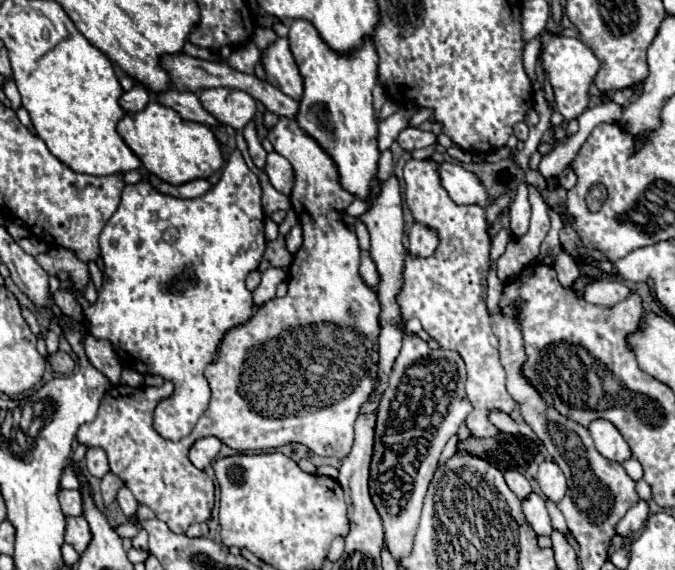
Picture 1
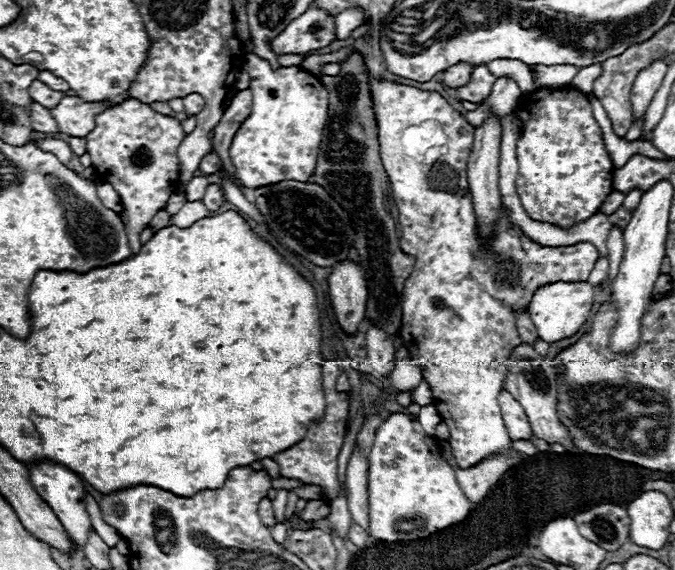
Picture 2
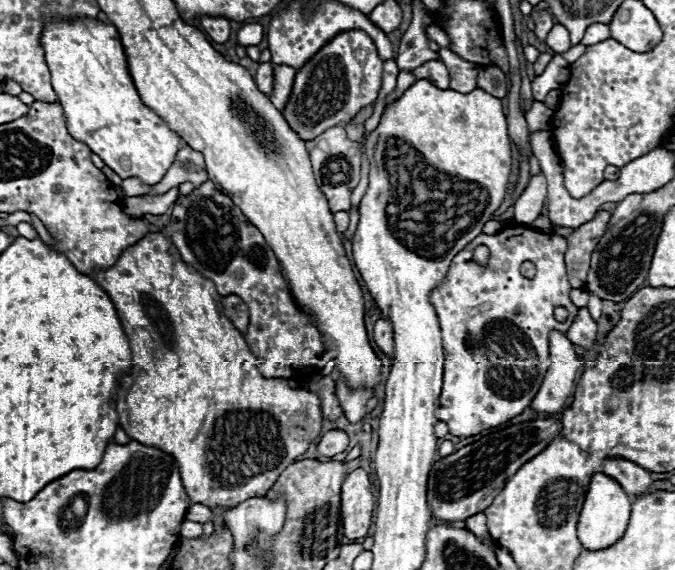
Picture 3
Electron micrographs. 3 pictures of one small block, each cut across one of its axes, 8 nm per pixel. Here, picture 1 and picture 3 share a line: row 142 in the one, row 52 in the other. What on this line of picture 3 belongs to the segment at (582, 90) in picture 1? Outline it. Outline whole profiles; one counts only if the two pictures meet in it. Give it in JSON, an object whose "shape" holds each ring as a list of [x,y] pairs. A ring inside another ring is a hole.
{"shape":[[[554,24],[554,28],[550,30],[548,38],[546,38],[546,44],[550,46],[550,50],[554,50],[556,54],[568,50],[570,44],[570,38],[568,38],[568,30],[562,26],[562,24]]]}

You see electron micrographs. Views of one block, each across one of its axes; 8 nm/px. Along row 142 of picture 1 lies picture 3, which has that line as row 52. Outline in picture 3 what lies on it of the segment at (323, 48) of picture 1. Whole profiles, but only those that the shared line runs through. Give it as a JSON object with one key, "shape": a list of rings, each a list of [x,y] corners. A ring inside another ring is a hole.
{"shape":[[[362,30],[340,32],[304,68],[296,72],[290,102],[282,110],[284,118],[304,140],[316,138],[324,130],[348,122],[354,114],[378,98],[382,86],[382,58],[374,42]]]}

